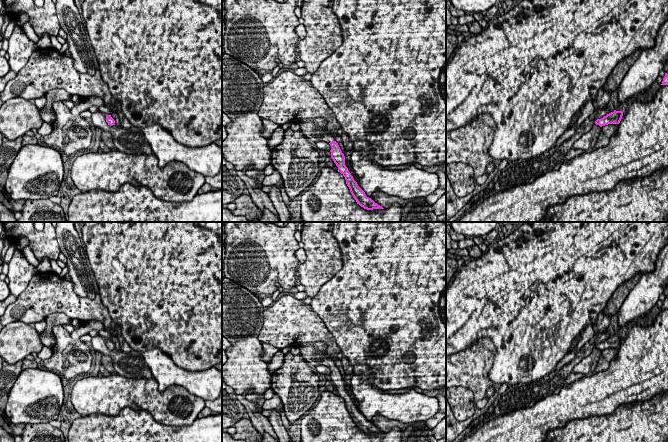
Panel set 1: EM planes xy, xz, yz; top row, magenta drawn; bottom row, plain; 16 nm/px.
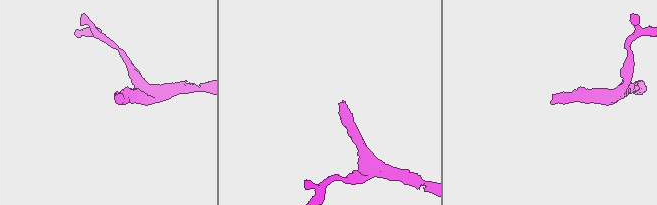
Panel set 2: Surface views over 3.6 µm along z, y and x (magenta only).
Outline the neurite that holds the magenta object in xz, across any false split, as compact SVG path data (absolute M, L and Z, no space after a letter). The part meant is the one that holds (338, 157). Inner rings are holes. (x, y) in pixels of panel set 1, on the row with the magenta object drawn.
M322 117L305 119L300 123L300 128L305 137L311 139L313 142L325 141L330 144L331 158L338 167L338 172L345 177L346 184L357 204L367 210L384 209L371 198L367 197L365 192L358 186L345 165L345 156L335 141L335 136L327 131L327 124L326 118Z

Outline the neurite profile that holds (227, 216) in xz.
M222 206L222 222L249 222L246 217L234 215L232 211Z

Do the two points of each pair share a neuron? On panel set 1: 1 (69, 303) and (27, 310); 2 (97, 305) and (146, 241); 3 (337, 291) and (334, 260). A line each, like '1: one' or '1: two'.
1: one
2: two
3: two

